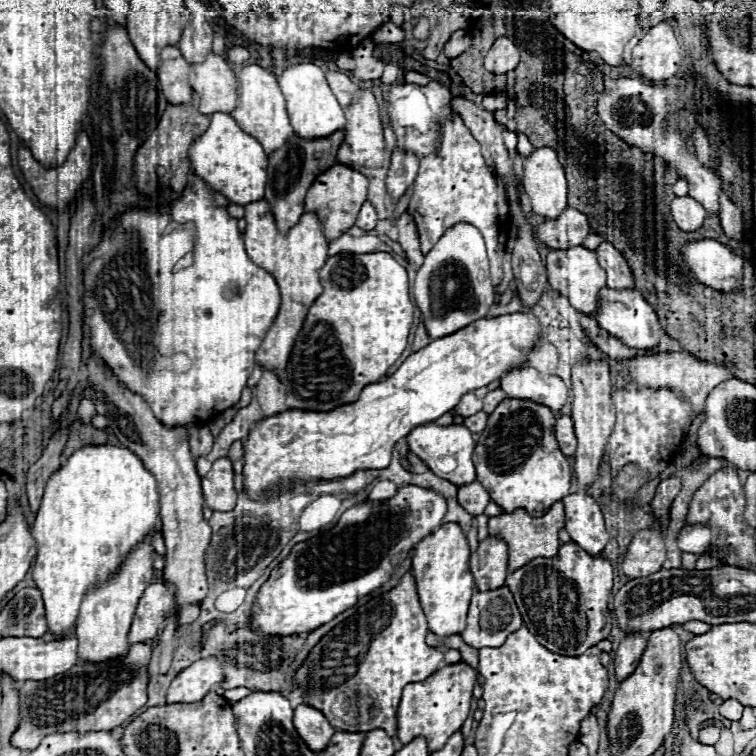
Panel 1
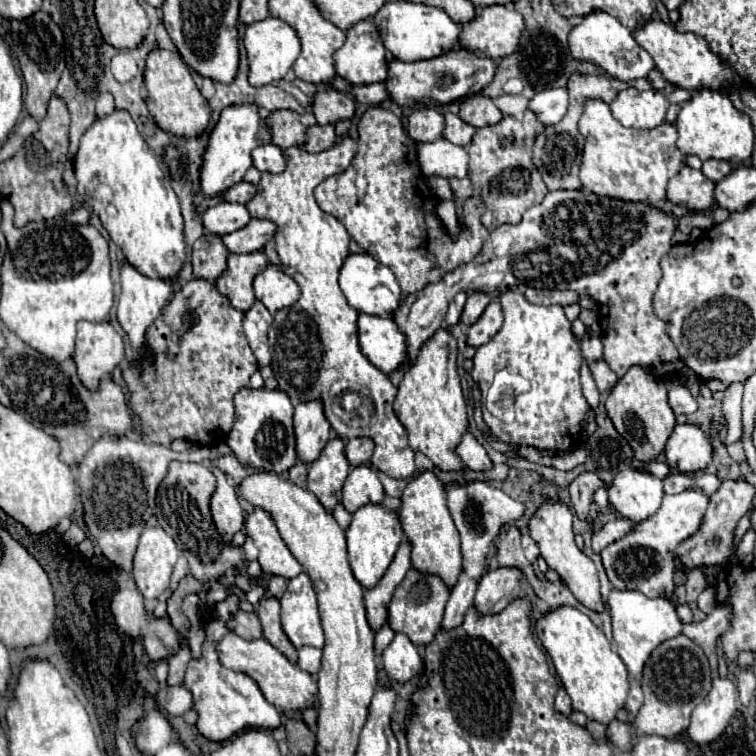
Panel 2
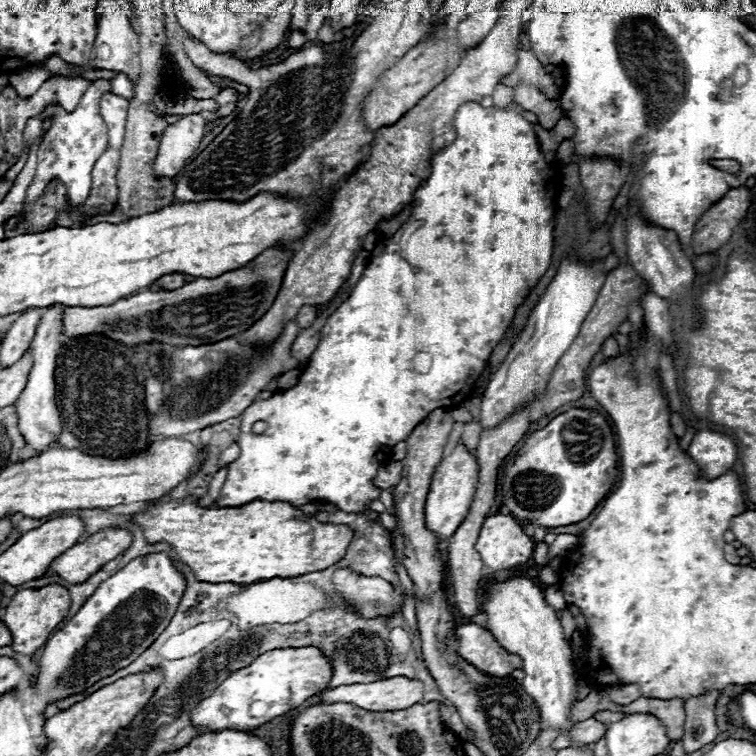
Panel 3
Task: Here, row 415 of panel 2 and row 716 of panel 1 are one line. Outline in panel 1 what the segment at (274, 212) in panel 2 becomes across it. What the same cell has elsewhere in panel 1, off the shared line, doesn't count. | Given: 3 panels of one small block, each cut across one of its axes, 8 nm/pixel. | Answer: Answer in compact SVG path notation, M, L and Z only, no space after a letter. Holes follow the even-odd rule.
M404 574L392 590L368 600L356 614L322 636L294 672L292 684L306 690L304 704L318 708L336 730L370 732L370 728L382 728L394 736L402 688L432 676L444 660L442 652L426 644L426 634L414 578Z

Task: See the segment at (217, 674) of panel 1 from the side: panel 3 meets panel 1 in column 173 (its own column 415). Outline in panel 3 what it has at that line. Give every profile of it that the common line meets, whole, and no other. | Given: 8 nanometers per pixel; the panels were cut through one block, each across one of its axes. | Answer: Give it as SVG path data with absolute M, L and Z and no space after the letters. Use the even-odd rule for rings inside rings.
M394 676L368 684L326 688L316 698L318 704L348 702L370 712L392 712L418 704L422 700L422 684L406 676Z

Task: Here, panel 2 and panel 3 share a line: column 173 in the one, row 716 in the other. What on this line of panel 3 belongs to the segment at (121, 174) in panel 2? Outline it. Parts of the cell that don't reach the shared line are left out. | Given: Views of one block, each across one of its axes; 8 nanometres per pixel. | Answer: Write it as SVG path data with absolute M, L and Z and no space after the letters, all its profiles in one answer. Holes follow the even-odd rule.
M276 648L266 654L260 654L250 666L230 672L228 678L208 698L202 698L194 706L194 710L190 712L190 722L198 730L198 736L204 732L220 732L220 730L252 732L262 724L278 716L284 716L288 710L302 706L310 696L322 692L328 686L330 676L332 676L332 664L318 652L318 648Z

